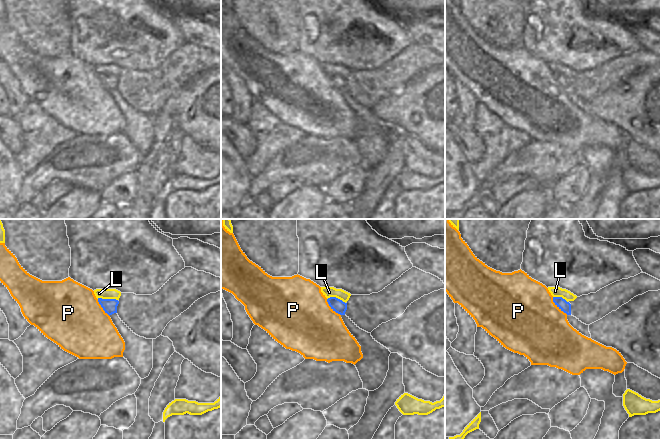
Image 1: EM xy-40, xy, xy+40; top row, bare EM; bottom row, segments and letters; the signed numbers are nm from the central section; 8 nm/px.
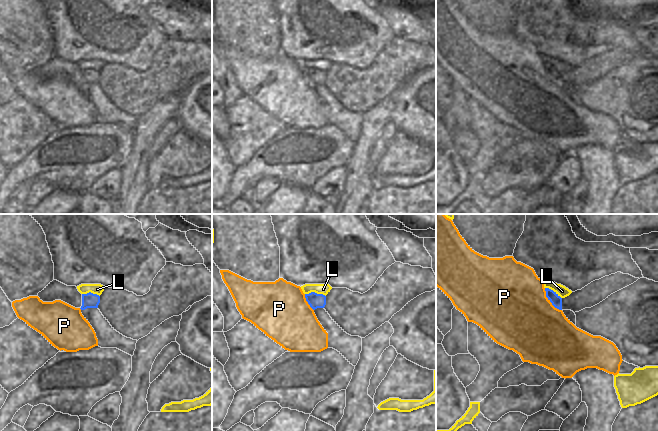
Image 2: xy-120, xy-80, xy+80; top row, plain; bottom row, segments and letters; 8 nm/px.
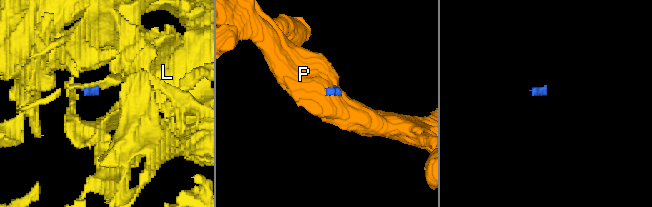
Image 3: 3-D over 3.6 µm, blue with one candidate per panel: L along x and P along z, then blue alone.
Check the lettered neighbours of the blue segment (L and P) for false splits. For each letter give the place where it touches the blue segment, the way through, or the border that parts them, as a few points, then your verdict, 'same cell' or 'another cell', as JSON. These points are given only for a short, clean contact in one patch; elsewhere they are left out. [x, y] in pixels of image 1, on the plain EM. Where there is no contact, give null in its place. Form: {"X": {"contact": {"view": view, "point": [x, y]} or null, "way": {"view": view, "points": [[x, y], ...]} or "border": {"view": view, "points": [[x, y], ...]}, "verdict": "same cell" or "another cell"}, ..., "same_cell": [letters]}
{"L": {"contact": {"view": "xy-40", "point": [107, 75]}, "border": {"view": "xy-40", "points": [[97, 74], [115, 74], [117, 76]]}, "verdict": "another cell"}, "P": {"contact": {"view": "xy+40", "point": [558, 82]}, "border": {"view": "xy+40", "points": [[552, 73], [552, 76], [567, 90]]}, "verdict": "another cell"}, "same_cell": []}

